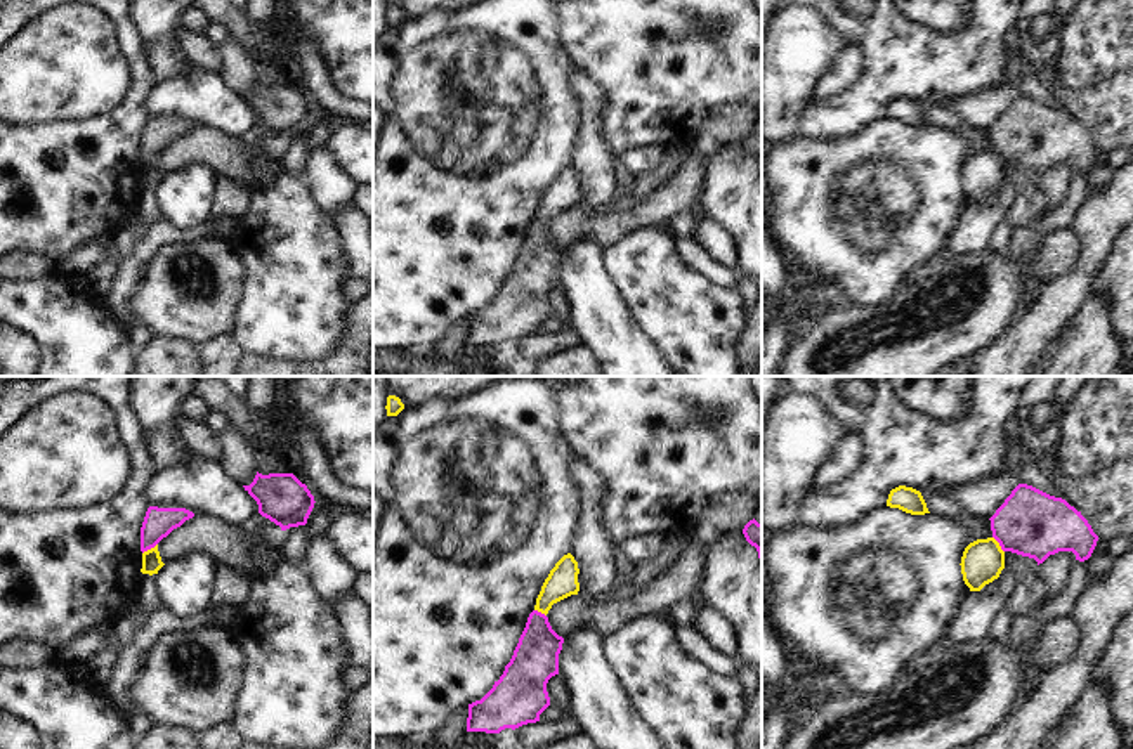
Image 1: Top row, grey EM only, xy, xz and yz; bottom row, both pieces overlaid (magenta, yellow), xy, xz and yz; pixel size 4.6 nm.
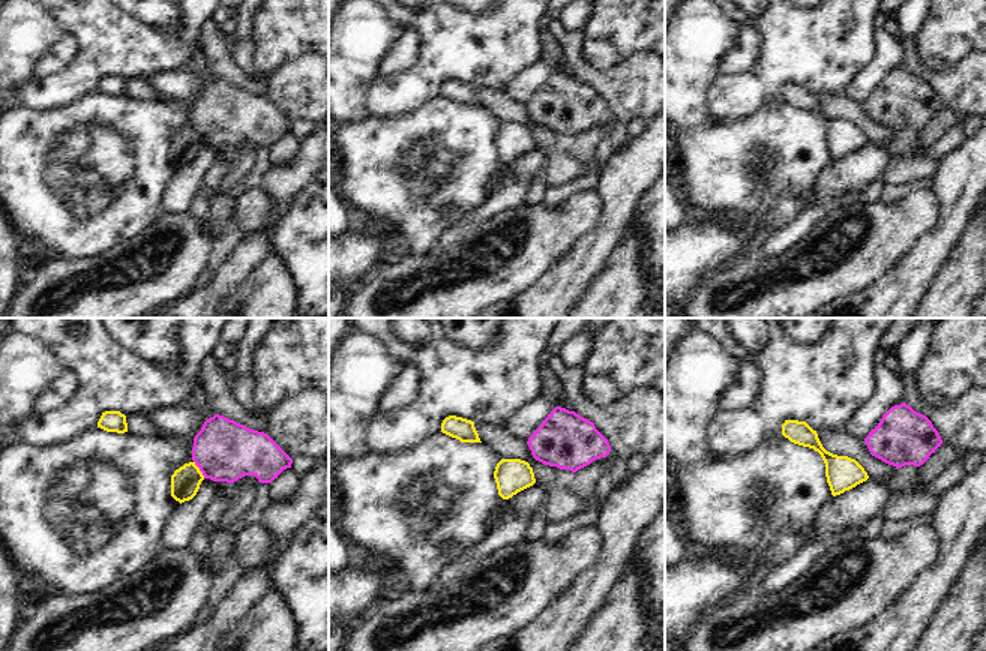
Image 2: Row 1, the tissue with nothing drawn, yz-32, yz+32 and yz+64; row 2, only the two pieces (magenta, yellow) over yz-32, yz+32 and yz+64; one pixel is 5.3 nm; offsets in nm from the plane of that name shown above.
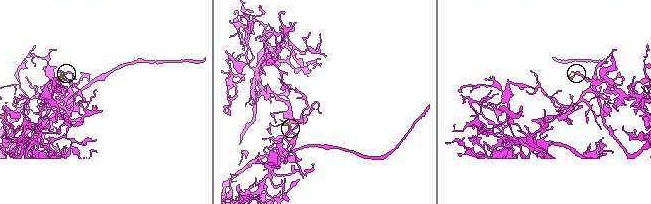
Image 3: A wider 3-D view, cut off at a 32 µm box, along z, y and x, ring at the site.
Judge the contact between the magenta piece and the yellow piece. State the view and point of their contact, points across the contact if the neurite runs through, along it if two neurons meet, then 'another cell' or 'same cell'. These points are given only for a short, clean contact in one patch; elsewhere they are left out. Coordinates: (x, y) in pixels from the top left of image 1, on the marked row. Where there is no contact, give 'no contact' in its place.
contact xy (150, 548); border xy (157, 543), (143, 553); another cell

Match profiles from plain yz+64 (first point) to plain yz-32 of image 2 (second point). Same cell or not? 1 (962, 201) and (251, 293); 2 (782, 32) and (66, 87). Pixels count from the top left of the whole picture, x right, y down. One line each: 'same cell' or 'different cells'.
1: different cells
2: same cell

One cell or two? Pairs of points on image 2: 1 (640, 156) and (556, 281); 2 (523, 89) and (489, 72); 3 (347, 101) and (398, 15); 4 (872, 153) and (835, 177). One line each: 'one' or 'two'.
1: one
2: two
3: two
4: one

